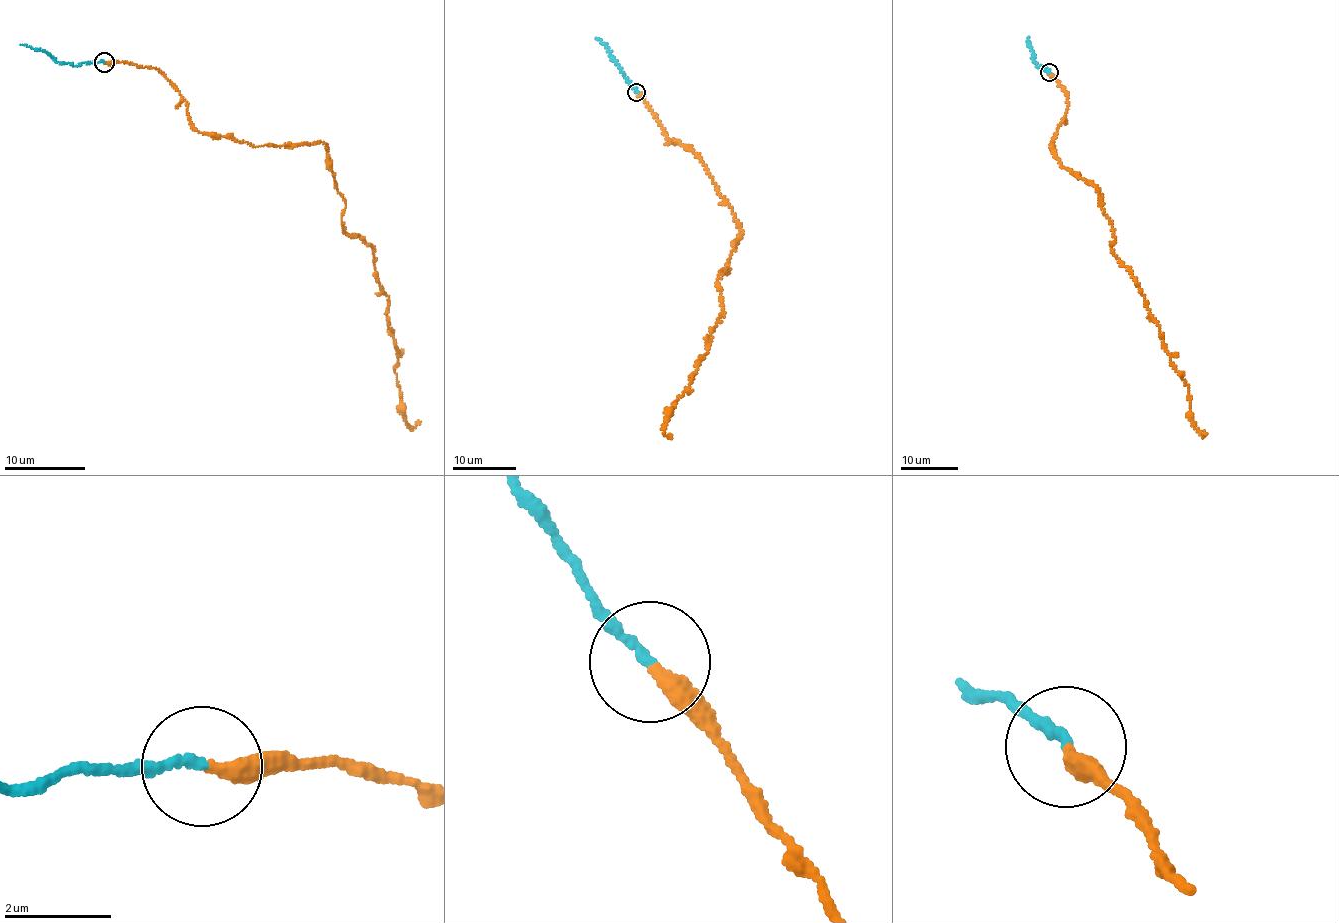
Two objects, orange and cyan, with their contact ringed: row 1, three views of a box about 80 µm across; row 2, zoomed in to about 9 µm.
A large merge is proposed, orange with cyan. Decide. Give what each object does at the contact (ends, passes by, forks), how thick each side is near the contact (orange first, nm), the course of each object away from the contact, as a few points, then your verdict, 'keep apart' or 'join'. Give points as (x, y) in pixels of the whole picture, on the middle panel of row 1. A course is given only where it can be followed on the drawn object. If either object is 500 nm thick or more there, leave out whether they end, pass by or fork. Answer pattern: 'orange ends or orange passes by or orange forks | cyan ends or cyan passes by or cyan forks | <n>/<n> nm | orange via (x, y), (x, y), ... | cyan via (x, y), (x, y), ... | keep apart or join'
orange ends | cyan ends | 320/170 nm | orange via (638, 91), (664, 134), (697, 152), (741, 233), (717, 281), (723, 310), (708, 352), (666, 413), (670, 437) | cyan via (636, 91), (606, 45), (595, 38) | join

